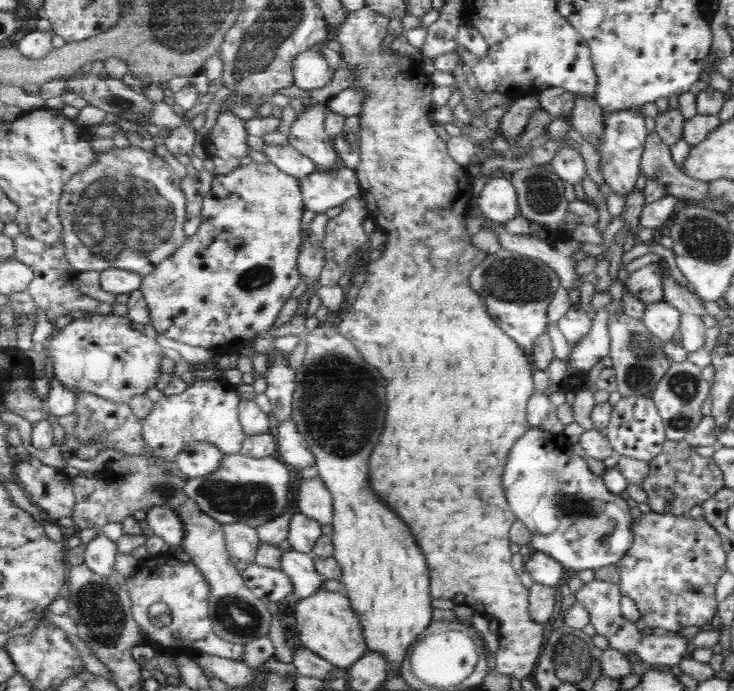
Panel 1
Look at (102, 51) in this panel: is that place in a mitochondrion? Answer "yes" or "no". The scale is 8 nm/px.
no

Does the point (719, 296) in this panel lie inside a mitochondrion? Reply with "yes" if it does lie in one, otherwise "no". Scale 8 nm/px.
no

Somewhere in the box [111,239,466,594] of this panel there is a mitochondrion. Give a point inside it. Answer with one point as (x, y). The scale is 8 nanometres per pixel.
(340, 417)

